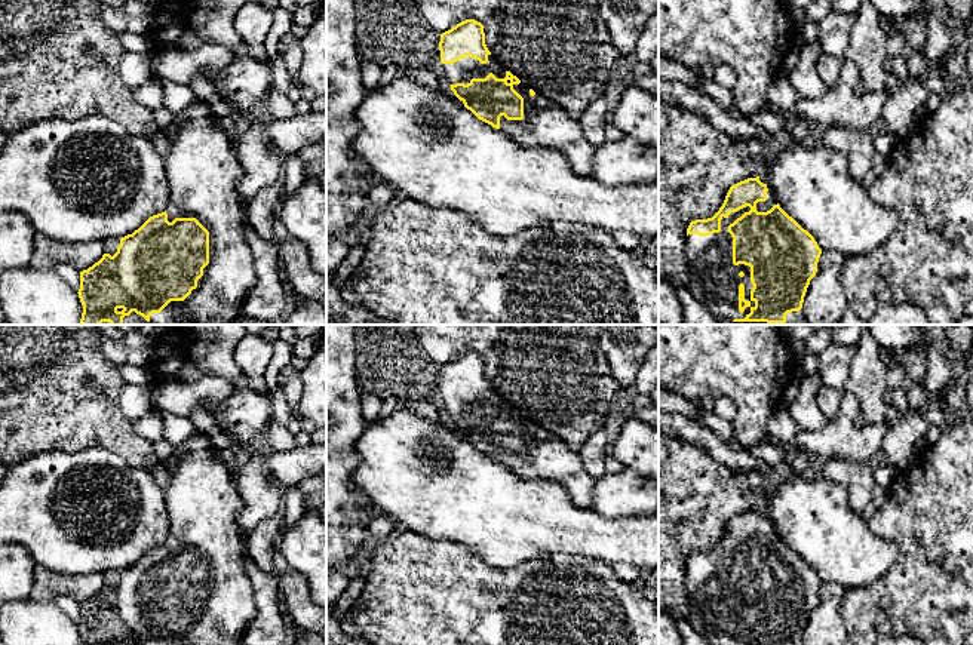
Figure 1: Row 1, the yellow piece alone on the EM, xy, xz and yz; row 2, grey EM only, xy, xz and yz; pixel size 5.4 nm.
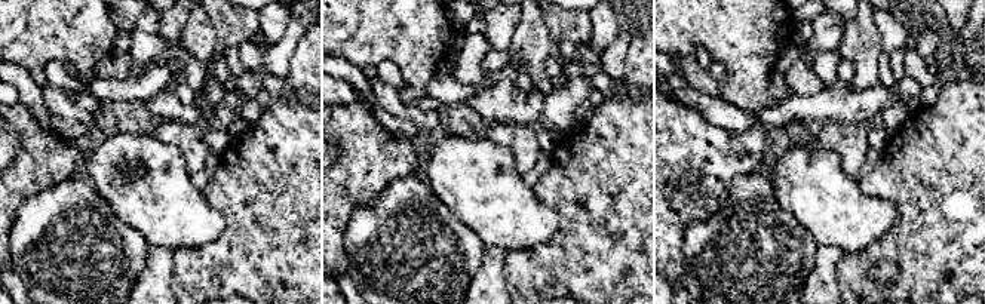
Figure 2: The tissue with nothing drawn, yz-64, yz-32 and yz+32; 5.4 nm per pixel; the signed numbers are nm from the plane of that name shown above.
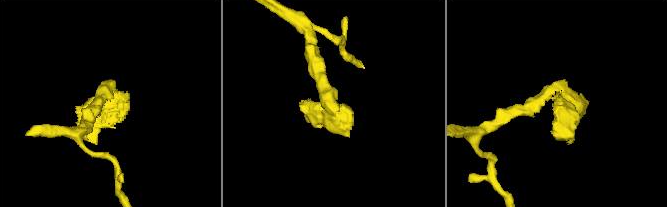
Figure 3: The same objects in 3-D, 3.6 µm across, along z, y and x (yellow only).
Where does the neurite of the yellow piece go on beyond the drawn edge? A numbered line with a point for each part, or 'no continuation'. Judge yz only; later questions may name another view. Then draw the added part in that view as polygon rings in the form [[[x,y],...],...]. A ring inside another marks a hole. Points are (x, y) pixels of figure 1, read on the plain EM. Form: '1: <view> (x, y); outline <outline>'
1: yz (714, 613); outline [[[746,538],[727,550],[722,549],[719,565],[685,569],[688,618],[694,630],[710,645],[740,645],[740,615],[745,617],[745,632],[751,635],[743,645],[751,645],[755,639],[755,633],[751,632],[751,599],[733,596],[733,569],[728,565],[728,558],[749,543]]]

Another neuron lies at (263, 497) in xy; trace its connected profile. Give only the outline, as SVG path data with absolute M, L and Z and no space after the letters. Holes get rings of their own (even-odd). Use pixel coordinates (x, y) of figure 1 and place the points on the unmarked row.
M258 454L233 473L233 485L243 500L237 522L245 534L283 509L285 491L270 476L267 458Z

